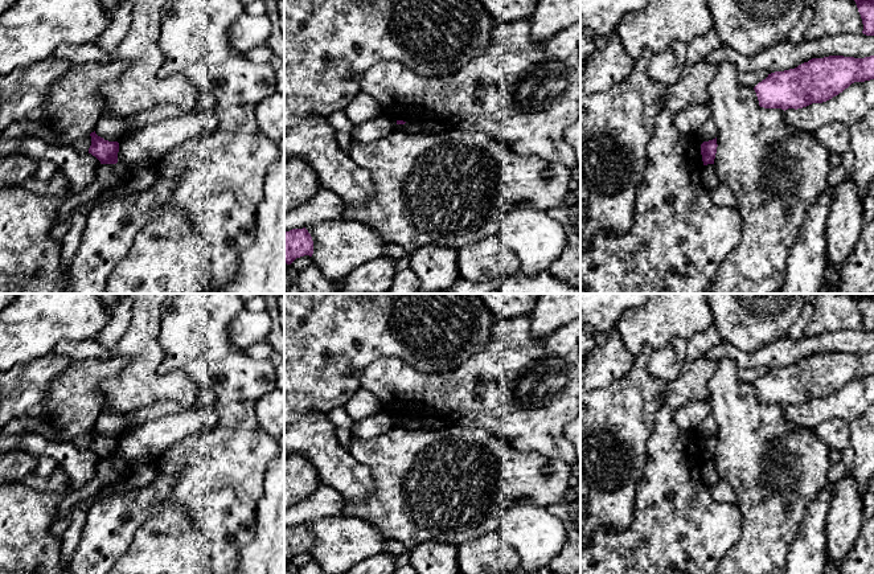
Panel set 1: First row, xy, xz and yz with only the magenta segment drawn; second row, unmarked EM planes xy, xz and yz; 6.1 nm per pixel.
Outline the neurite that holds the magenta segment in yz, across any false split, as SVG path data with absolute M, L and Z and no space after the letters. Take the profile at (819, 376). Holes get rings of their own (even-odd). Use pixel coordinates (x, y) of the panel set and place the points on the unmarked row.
M829 352L812 354L795 365L771 369L754 386L760 403L785 407L826 398L852 380L870 376L874 376L874 352Z

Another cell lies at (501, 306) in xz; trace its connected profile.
M480 294L484 304L498 320L529 316L542 294Z

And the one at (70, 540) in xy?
M75 507L71 514L71 524L62 536L62 559L66 563L70 563L74 552L79 544L81 532L86 521L86 514L86 509Z

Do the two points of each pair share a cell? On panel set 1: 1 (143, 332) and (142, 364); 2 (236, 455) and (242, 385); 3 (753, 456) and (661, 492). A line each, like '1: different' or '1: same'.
1: same
2: same
3: different

